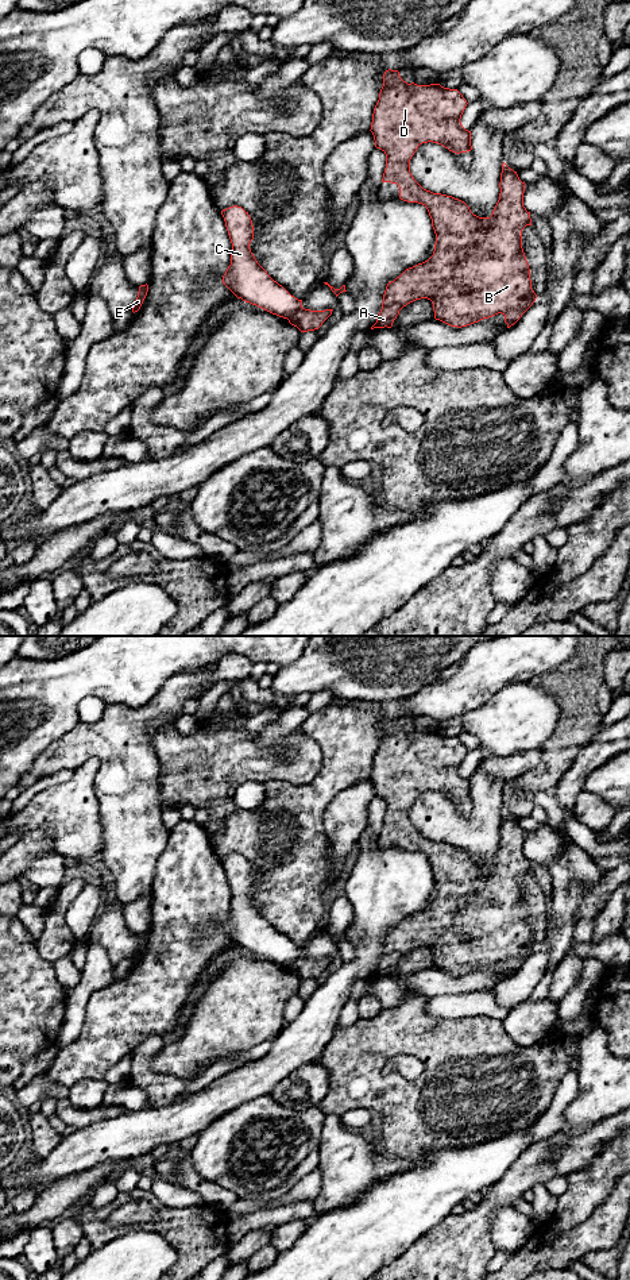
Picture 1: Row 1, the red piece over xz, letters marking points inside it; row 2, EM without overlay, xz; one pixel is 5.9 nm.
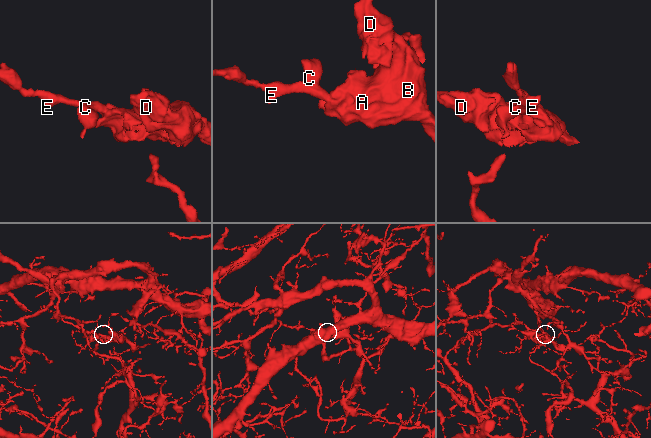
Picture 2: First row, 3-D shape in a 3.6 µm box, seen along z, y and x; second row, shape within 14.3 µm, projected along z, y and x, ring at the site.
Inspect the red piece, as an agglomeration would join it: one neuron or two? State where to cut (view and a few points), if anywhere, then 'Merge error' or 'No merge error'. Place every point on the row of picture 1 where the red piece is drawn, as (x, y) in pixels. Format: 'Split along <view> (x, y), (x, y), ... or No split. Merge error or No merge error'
Split along xz (301, 307), (286, 317). Merge error

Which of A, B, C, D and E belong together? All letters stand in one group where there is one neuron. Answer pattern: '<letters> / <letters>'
A B D / C E

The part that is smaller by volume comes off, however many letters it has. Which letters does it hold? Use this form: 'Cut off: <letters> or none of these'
Cut off: A, B, D

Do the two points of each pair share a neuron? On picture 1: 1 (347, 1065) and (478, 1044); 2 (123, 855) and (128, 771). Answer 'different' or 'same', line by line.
1: same
2: same

